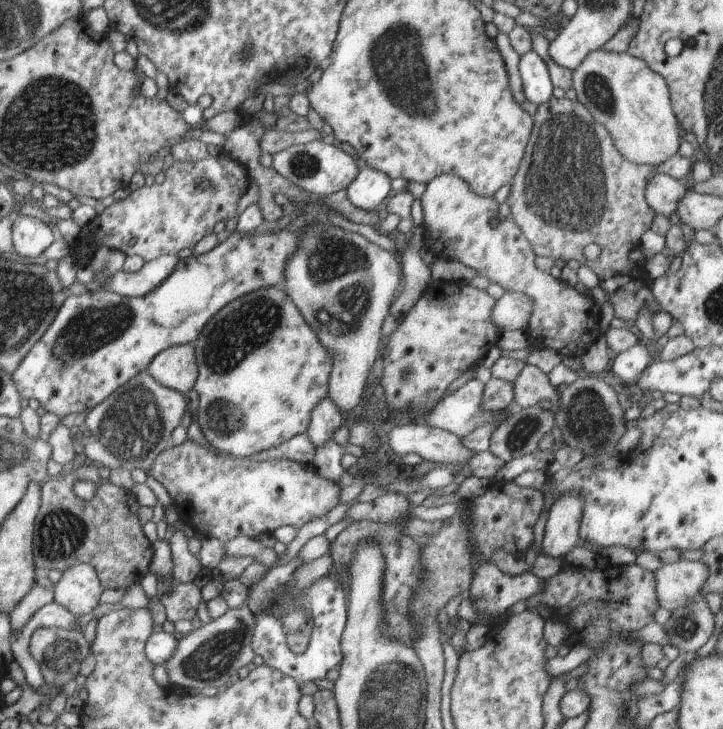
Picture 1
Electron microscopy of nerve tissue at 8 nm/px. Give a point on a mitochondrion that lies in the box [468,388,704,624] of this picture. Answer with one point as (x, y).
(525, 429)

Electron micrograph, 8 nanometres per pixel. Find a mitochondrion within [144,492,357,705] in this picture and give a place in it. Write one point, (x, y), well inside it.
(217, 655)

